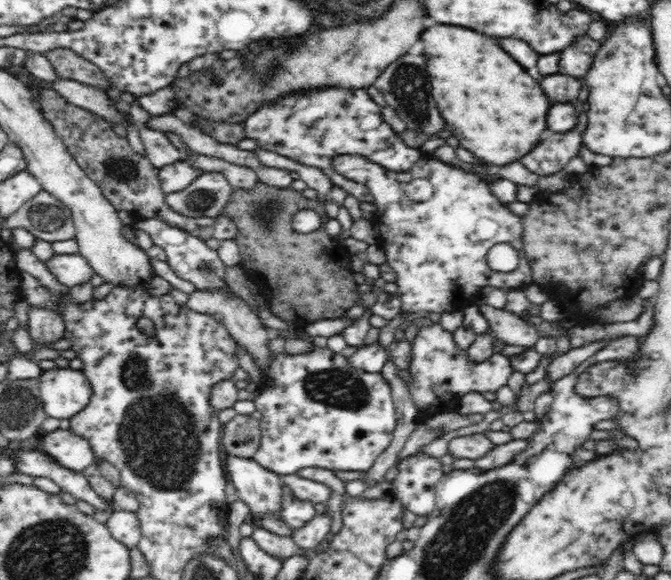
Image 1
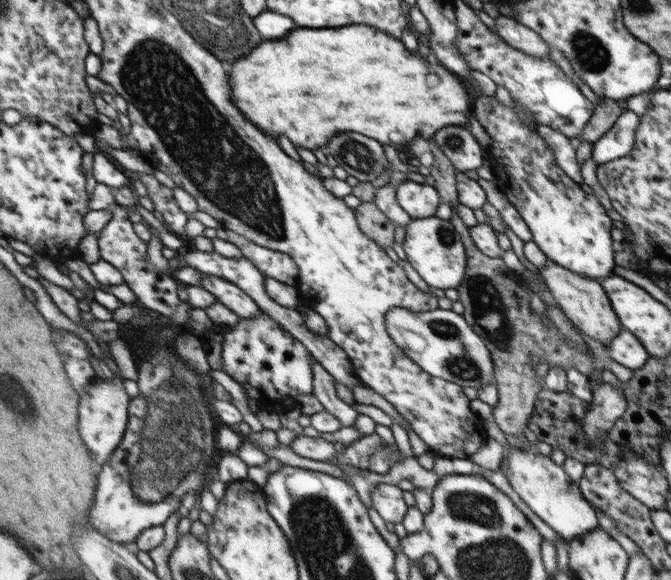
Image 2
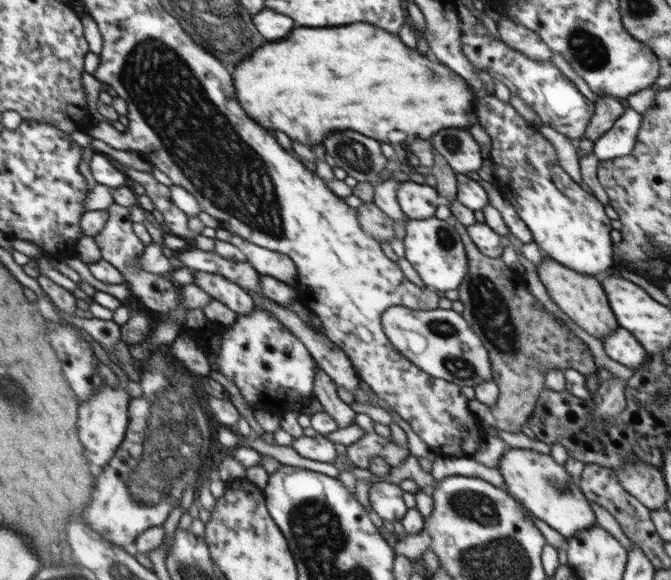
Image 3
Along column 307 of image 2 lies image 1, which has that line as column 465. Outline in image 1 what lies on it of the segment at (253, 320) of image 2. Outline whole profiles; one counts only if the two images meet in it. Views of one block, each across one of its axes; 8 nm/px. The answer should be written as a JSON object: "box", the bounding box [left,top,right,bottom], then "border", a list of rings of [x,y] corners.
{"box":[406,319,513,414],"border":[[[437,319],[430,325],[420,327],[412,343],[412,357],[409,366],[412,382],[406,384],[418,411],[440,414],[454,412],[459,401],[468,392],[495,392],[507,384],[513,368],[510,359],[494,354],[482,362],[470,361],[467,350],[461,350],[454,335],[442,328]]]}

